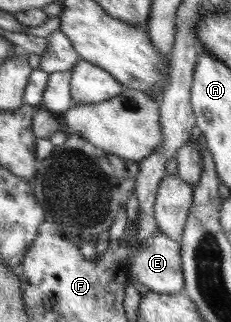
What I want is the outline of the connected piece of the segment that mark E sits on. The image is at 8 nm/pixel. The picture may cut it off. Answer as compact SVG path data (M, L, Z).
M158 228L152 236L146 238L142 244L137 243L138 251L134 253L129 267L129 279L138 281L140 285L148 287L151 292L175 294L184 289L184 277L181 260L181 244L170 239Z

